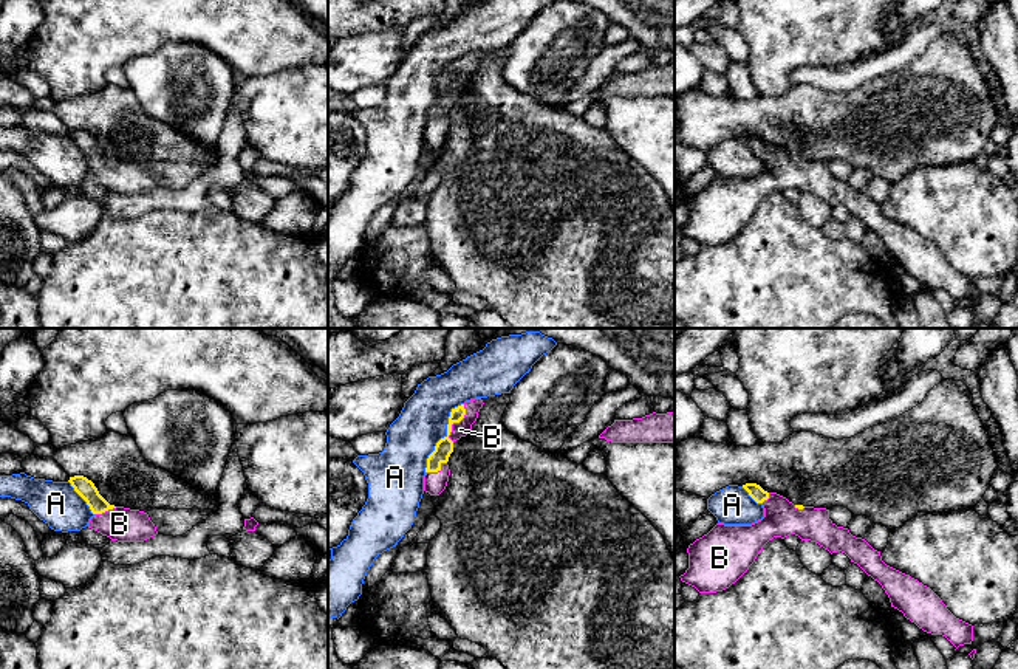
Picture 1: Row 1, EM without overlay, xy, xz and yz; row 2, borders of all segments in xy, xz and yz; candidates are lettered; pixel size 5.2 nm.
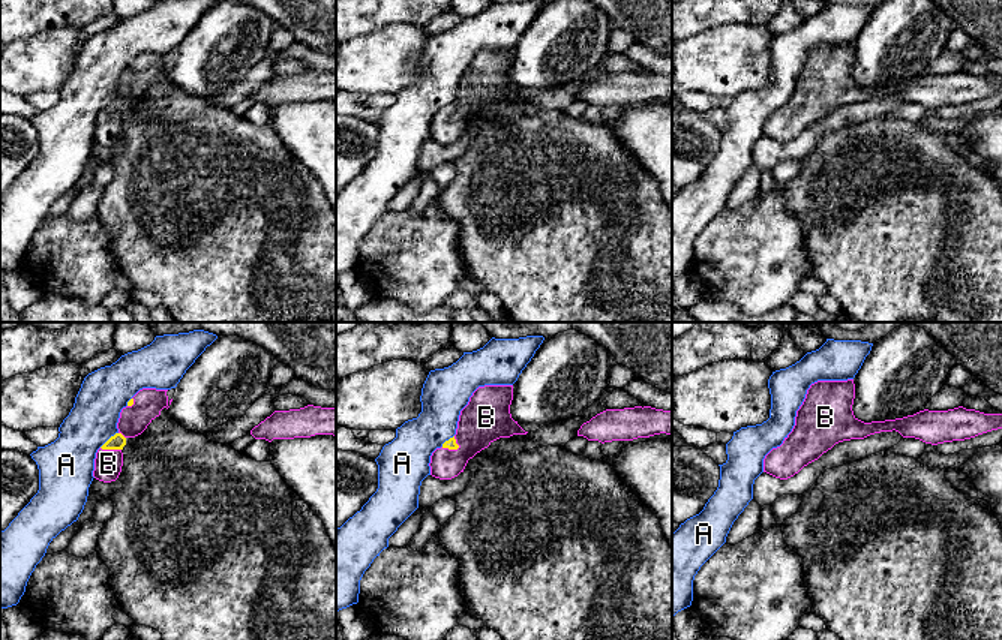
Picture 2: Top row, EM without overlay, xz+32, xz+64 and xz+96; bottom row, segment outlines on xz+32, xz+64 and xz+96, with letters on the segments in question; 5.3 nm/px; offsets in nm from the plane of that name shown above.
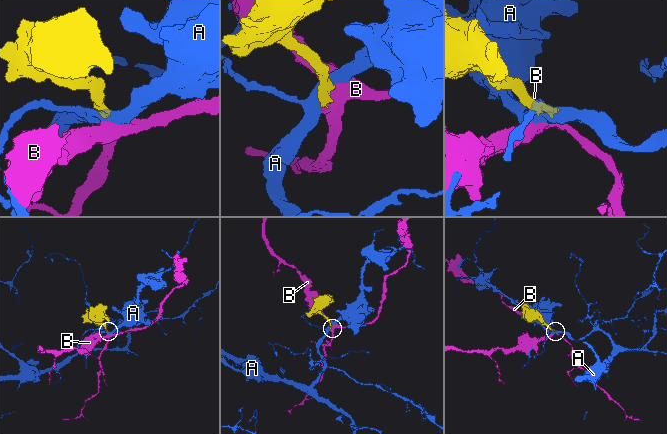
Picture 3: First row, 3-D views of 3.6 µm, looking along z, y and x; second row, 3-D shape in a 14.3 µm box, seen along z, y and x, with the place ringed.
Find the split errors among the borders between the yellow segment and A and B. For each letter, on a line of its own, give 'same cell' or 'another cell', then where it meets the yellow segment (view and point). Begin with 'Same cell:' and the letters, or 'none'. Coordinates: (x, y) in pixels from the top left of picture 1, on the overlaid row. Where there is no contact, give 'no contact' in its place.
Same cell: B
A: another cell | xz (444, 437)
B: same cell | xz (455, 421)

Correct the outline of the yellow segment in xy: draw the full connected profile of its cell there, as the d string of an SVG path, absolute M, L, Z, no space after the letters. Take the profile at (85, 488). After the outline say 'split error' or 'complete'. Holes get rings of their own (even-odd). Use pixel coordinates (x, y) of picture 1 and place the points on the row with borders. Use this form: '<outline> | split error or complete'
M74 475L68 482L94 514L88 528L118 542L144 542L158 534L147 513L110 505L87 477Z | split error

